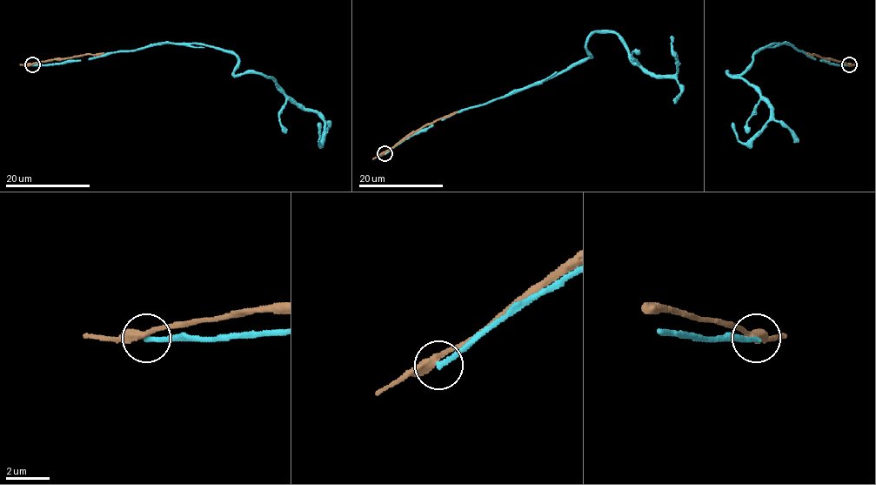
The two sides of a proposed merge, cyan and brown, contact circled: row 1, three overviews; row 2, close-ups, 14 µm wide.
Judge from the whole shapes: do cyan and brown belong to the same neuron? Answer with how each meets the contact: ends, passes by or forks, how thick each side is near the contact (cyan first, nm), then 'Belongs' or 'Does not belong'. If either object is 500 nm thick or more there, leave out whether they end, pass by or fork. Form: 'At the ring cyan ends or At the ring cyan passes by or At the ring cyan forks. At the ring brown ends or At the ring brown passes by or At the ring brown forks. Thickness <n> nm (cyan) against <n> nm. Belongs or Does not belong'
At the ring cyan ends. At the ring brown passes by. Thickness 240 nm (cyan) against 340 nm. Does not belong

